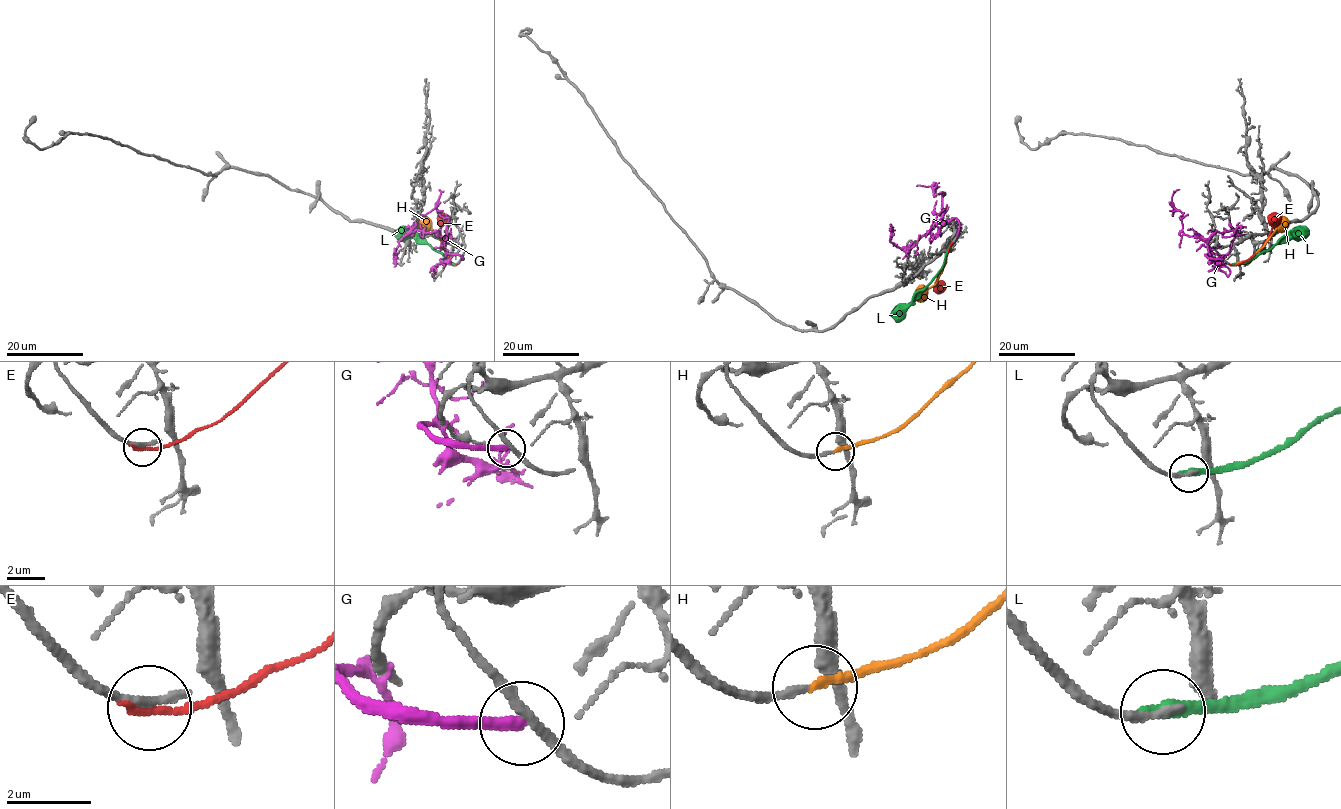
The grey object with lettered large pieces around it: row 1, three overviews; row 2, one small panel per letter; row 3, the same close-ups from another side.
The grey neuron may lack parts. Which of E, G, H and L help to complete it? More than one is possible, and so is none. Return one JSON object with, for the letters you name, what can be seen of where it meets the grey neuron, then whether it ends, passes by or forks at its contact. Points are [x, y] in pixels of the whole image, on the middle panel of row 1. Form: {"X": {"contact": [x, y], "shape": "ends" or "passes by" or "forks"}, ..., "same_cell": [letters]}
{"H": {"contact": [949, 249], "shape": "ends"}, "same_cell": ["H"]}

